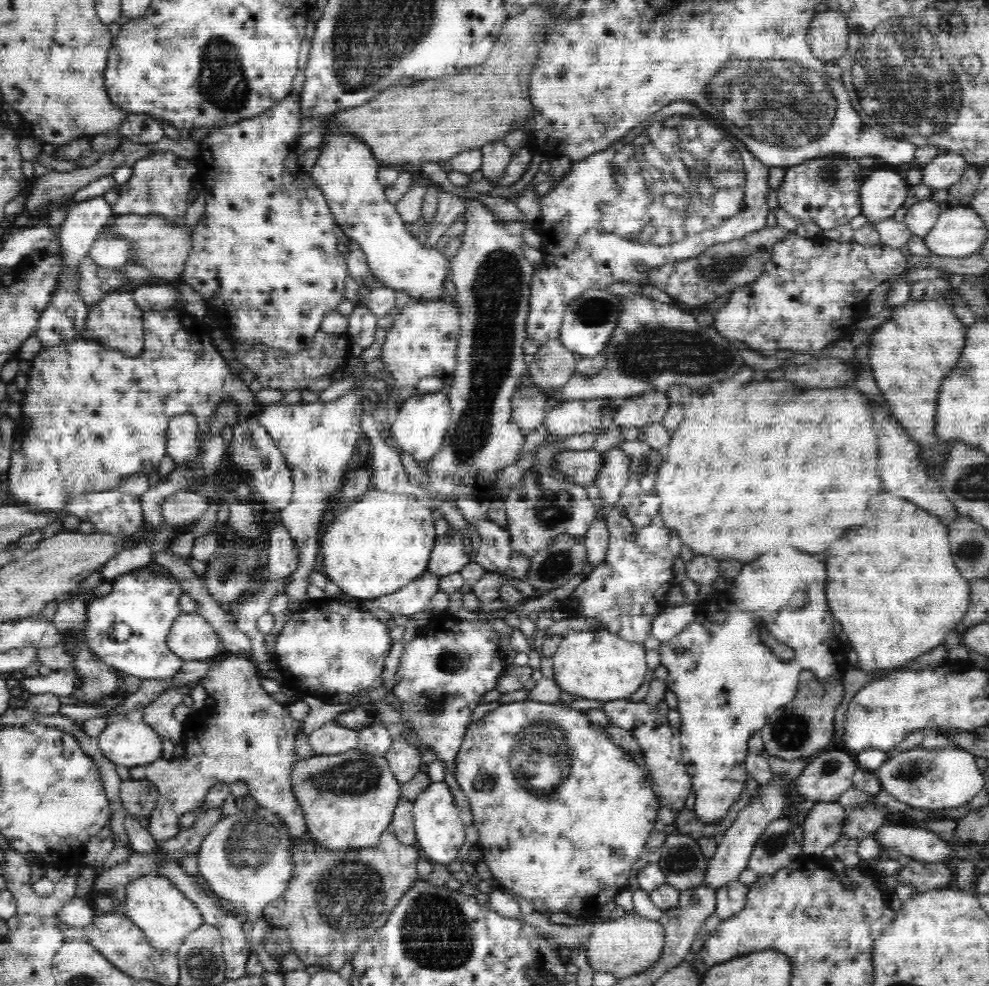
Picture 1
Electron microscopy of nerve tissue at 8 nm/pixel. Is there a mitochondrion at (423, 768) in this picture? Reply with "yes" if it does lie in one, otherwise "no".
no

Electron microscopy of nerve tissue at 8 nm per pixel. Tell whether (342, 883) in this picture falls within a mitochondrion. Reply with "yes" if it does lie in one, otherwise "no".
yes

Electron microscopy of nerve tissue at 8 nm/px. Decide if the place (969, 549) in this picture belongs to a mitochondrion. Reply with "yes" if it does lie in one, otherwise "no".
yes

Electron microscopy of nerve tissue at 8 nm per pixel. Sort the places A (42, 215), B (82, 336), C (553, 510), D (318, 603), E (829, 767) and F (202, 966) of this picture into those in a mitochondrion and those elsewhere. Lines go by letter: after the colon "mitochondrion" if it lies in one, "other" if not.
A: other
B: other
C: mitochondrion
D: other
E: mitochondrion
F: mitochondrion

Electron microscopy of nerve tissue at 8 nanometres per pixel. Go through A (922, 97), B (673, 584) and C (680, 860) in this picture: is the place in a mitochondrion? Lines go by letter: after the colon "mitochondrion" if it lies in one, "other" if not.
A: mitochondrion
B: other
C: mitochondrion

